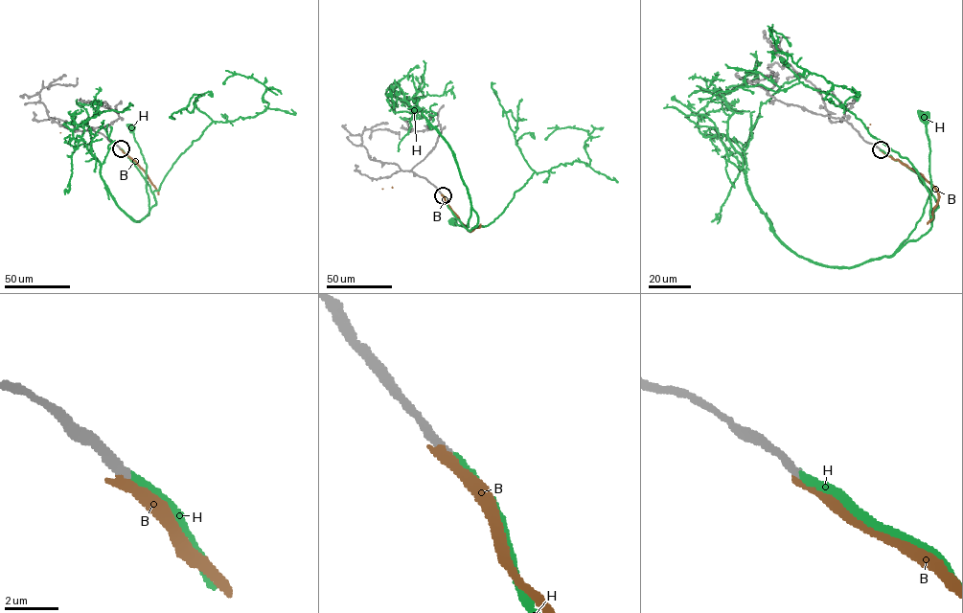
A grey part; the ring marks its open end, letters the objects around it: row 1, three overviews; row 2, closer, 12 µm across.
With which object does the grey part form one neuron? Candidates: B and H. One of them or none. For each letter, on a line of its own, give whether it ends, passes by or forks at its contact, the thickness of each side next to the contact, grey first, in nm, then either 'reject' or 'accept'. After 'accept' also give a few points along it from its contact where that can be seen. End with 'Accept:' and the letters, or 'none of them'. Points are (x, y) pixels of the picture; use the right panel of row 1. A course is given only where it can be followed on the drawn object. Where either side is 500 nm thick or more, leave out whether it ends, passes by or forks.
B: it ends there; 320 nm thick on the grey side, 360 nm on the other; reject
H: it ends there; 320 nm thick on the grey side, 260 nm on the other; accept; it runs (881, 149), (915, 171), (937, 204), (931, 228), (900, 249), (931, 192), (925, 117)
Accept: H

